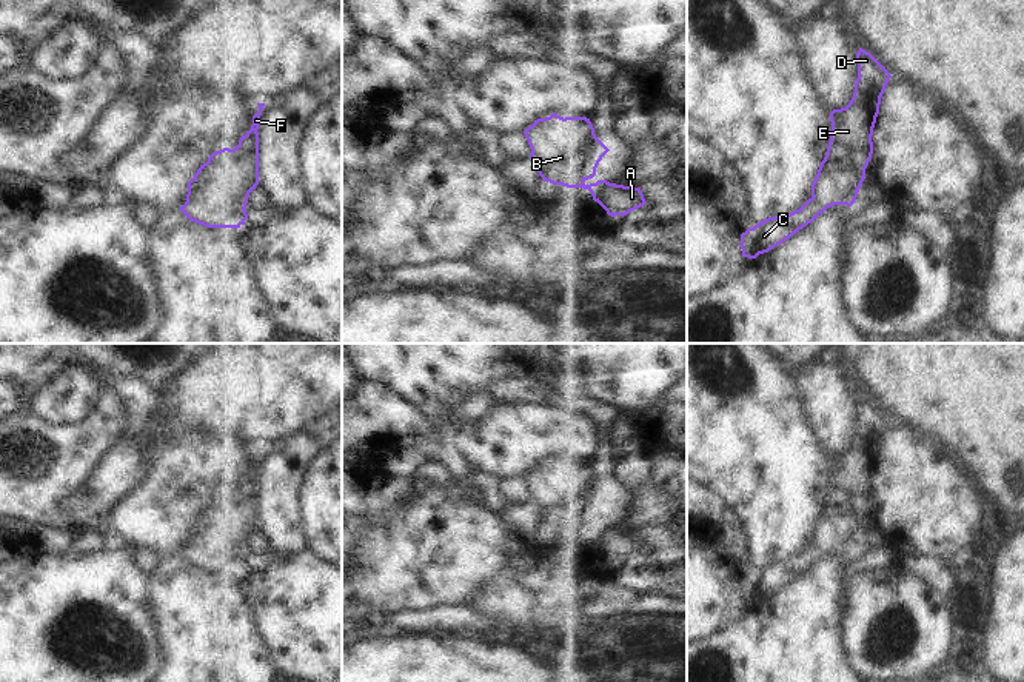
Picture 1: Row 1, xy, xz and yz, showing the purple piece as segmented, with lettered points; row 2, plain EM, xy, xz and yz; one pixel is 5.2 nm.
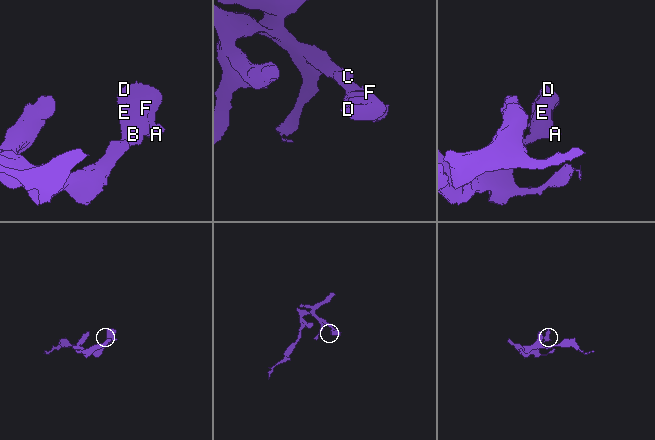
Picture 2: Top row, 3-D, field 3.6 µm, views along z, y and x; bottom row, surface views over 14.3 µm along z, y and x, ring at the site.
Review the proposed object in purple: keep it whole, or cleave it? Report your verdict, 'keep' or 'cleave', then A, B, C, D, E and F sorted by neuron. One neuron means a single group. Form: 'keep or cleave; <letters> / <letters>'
keep; A B C D E F

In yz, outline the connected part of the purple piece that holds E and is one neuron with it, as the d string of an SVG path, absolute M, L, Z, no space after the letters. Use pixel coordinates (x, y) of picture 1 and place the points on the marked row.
M867 51L856 54L858 79L845 108L830 112L827 154L812 183L812 197L787 216L768 217L741 234L742 256L756 259L812 223L827 208L852 206L873 154L873 128L890 72Z

